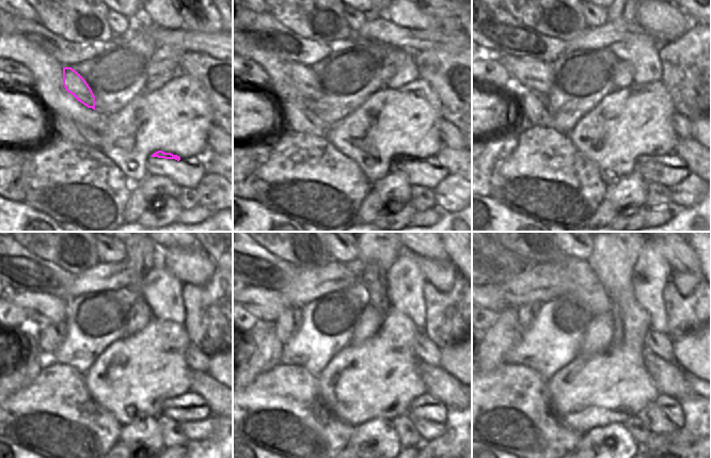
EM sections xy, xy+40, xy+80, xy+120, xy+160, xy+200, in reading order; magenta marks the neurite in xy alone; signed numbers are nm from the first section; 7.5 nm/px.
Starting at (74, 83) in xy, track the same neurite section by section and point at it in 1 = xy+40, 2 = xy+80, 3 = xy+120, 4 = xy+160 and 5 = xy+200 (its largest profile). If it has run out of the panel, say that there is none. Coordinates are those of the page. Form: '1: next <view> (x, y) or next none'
1: next xy+40 (302, 76)
2: next xy+80 (527, 73)
3: next xy+120 (42, 309)
4: next xy+160 (266, 304)
5: next xy+200 (493, 297)

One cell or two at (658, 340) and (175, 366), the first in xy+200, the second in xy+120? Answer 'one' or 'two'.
two

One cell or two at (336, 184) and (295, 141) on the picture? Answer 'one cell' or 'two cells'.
one cell

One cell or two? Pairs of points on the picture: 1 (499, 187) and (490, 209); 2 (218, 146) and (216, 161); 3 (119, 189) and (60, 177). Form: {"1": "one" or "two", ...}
{"1": "two", "2": "two", "3": "one"}

